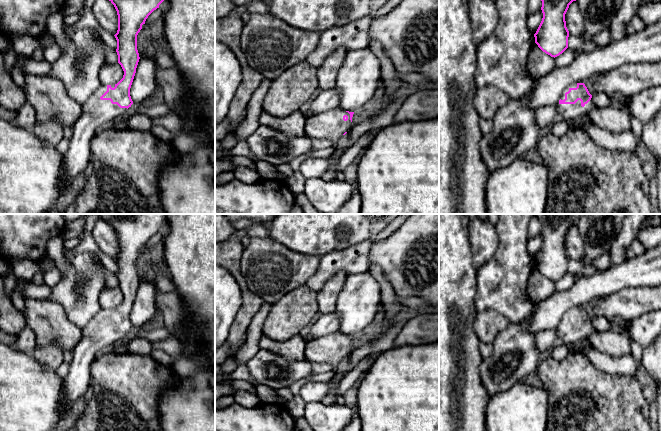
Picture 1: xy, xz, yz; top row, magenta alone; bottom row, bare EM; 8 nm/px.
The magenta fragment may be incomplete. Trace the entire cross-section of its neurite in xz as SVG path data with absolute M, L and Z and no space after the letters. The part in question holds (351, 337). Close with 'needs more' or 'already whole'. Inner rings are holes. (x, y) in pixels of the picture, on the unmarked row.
M336 332L305 342L304 355L311 363L330 364L333 369L350 355L354 336Z; needs more

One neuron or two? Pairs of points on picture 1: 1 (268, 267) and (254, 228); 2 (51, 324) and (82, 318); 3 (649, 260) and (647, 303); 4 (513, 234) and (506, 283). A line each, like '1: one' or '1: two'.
1: two
2: two
3: two
4: one

